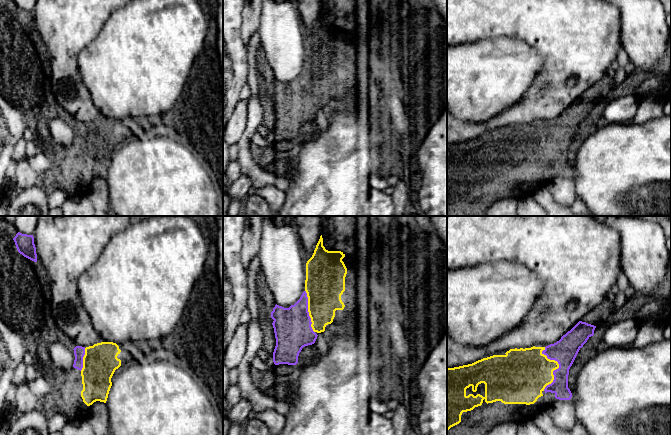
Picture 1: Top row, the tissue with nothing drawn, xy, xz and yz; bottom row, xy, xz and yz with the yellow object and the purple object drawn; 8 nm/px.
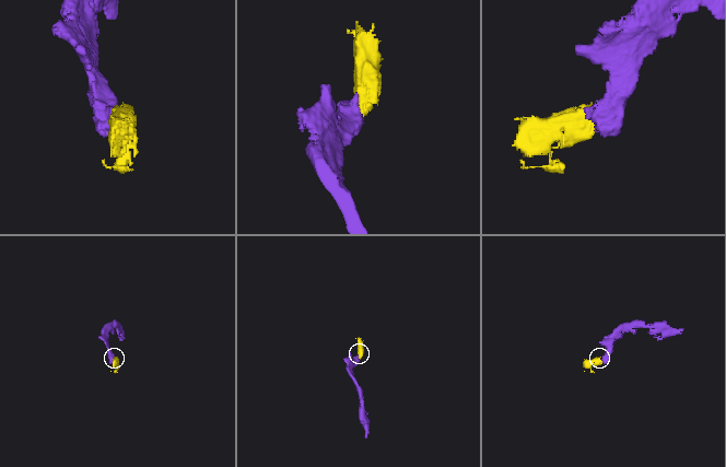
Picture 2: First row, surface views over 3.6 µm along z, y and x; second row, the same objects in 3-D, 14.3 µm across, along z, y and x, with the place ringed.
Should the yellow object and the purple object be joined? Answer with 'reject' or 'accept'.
accept

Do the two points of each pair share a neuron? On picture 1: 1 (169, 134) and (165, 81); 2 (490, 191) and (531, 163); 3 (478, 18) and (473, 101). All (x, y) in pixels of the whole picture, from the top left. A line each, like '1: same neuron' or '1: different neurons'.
1: different neurons
2: same neuron
3: different neurons

